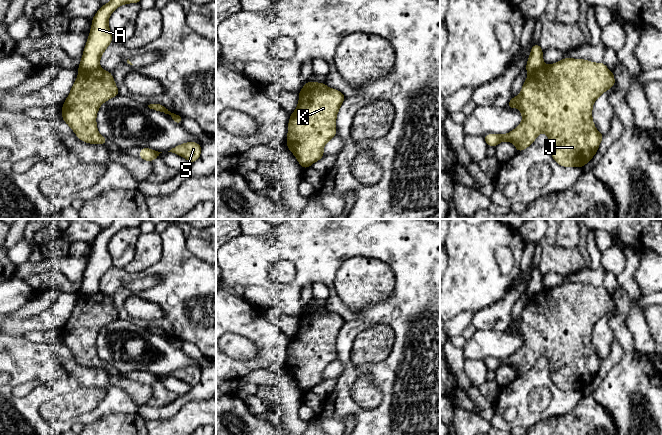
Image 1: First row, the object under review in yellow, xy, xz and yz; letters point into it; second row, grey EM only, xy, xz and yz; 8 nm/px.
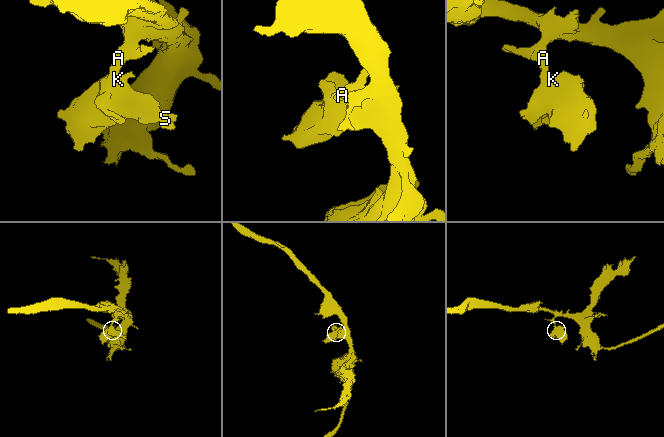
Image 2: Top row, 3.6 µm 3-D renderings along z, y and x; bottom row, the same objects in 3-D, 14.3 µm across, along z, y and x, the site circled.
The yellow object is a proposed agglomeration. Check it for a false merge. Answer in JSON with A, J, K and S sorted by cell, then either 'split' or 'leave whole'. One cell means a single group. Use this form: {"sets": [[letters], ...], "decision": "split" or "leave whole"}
{"sets": [["A"], ["J", "K", "S"]], "decision": "split"}

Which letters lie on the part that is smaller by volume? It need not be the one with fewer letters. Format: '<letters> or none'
J, K, S

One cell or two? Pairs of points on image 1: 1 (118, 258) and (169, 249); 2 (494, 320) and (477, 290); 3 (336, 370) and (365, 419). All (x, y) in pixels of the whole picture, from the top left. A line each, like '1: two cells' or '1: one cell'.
1: two cells
2: two cells
3: two cells

